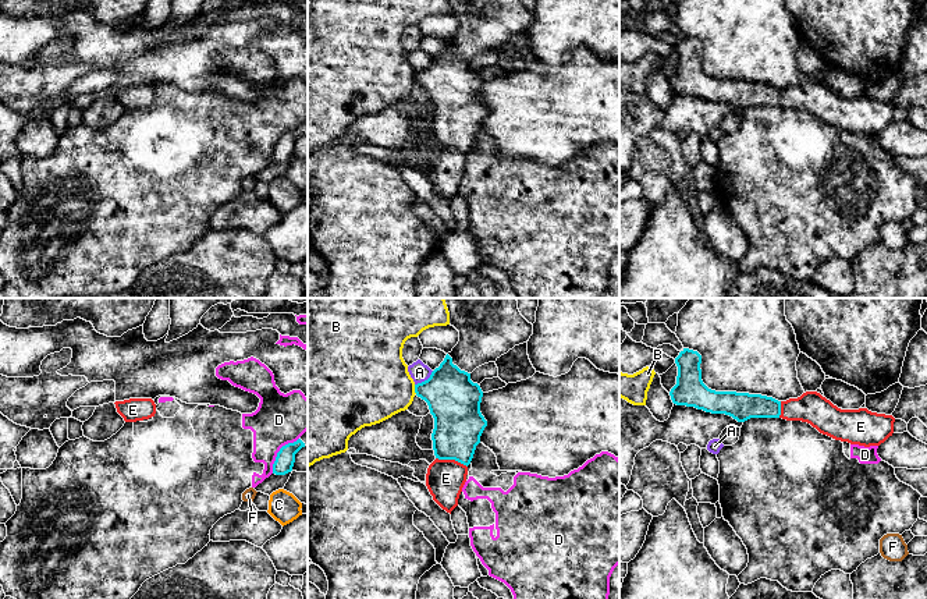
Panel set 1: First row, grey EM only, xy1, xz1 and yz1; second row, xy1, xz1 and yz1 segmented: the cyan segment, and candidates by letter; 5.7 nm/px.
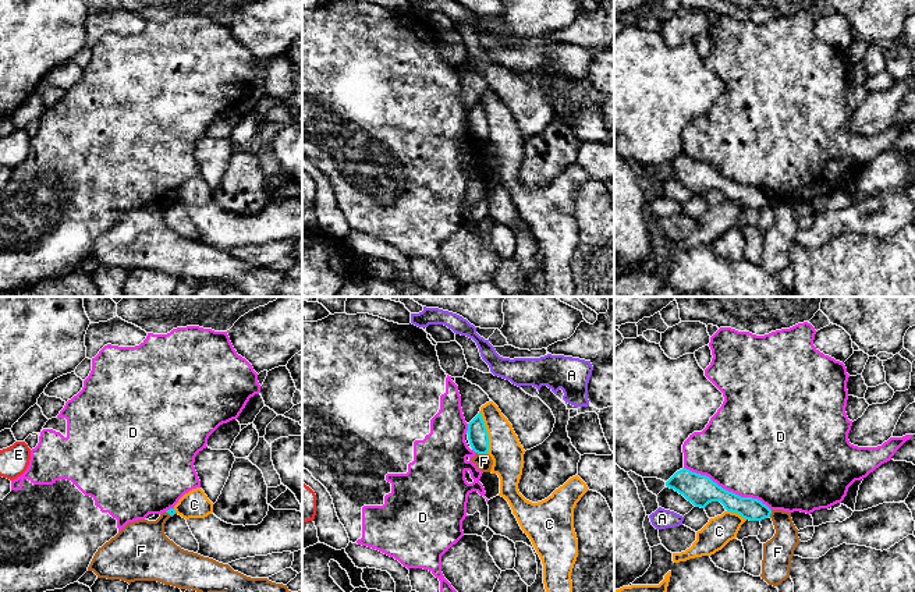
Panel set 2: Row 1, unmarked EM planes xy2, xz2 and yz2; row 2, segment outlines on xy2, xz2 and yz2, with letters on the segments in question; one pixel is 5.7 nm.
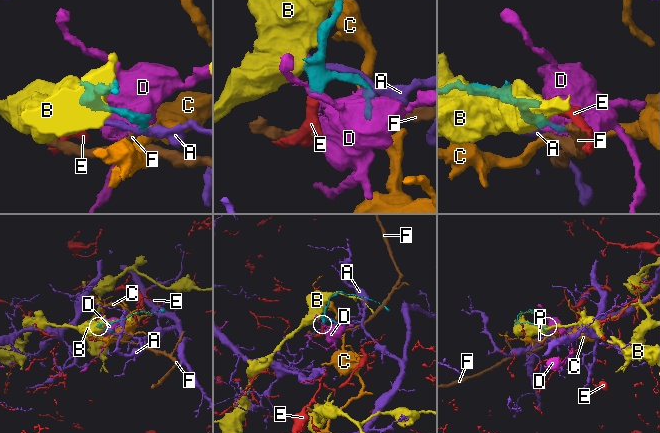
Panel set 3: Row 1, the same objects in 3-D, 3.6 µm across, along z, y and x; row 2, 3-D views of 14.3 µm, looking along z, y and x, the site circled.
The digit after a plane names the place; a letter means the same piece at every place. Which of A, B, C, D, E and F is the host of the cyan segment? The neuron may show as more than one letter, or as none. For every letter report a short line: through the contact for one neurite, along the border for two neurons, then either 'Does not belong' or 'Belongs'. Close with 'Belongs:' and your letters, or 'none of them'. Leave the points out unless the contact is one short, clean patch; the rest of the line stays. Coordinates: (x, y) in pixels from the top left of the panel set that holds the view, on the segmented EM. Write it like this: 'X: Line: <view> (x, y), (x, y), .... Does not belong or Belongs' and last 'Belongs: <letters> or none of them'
A: Line: xz1 (433, 371), (426, 379), (415, 385). Does not belong
B: Does not belong
C: Line: xz2 (479, 411), (488, 435), (488, 453). Does not belong
D: Does not belong
E: Line: xz1 (458, 424), (451, 459), (446, 478). Belongs
F: Line: xz2 (476, 452), (486, 454). Does not belong
Belongs: E

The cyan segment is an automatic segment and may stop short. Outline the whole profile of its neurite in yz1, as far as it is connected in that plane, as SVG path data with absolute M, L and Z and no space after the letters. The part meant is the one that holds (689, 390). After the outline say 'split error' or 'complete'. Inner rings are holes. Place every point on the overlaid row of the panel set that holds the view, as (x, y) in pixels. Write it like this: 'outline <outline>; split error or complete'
outline M689 348L679 352L675 364L676 384L670 396L676 405L725 414L738 422L750 418L802 421L835 440L864 447L880 446L894 433L892 415L871 412L867 408L841 410L817 391L778 401L761 394L711 390L702 380L702 355Z; split error

